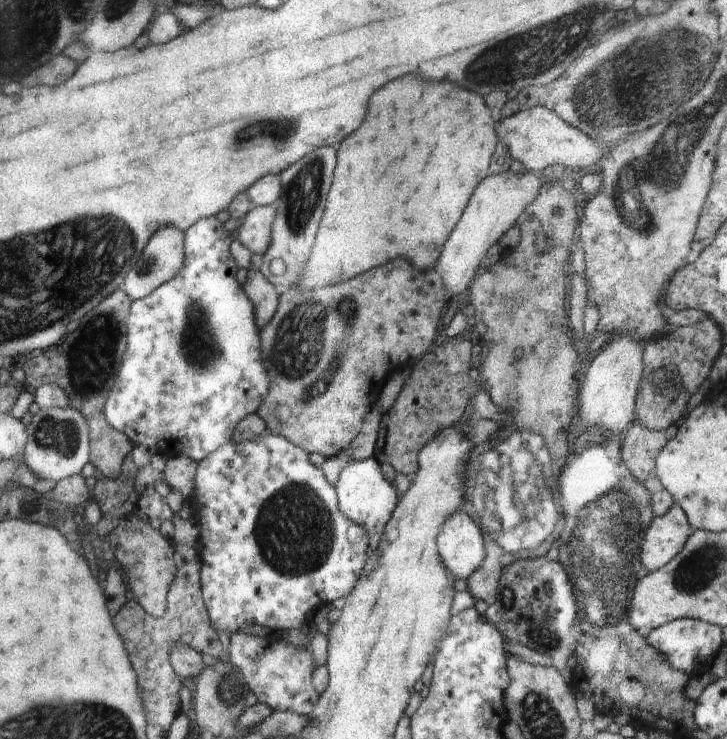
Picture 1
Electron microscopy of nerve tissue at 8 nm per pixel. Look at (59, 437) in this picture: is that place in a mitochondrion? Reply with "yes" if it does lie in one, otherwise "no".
yes

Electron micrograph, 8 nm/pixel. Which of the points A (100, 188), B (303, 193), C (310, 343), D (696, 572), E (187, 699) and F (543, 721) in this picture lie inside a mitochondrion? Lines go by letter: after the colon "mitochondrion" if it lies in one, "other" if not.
A: other
B: mitochondrion
C: mitochondrion
D: mitochondrion
E: other
F: mitochondrion

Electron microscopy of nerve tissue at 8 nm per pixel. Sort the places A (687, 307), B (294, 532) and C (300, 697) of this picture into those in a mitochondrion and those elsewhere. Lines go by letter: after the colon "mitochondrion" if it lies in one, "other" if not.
A: other
B: mitochondrion
C: other

